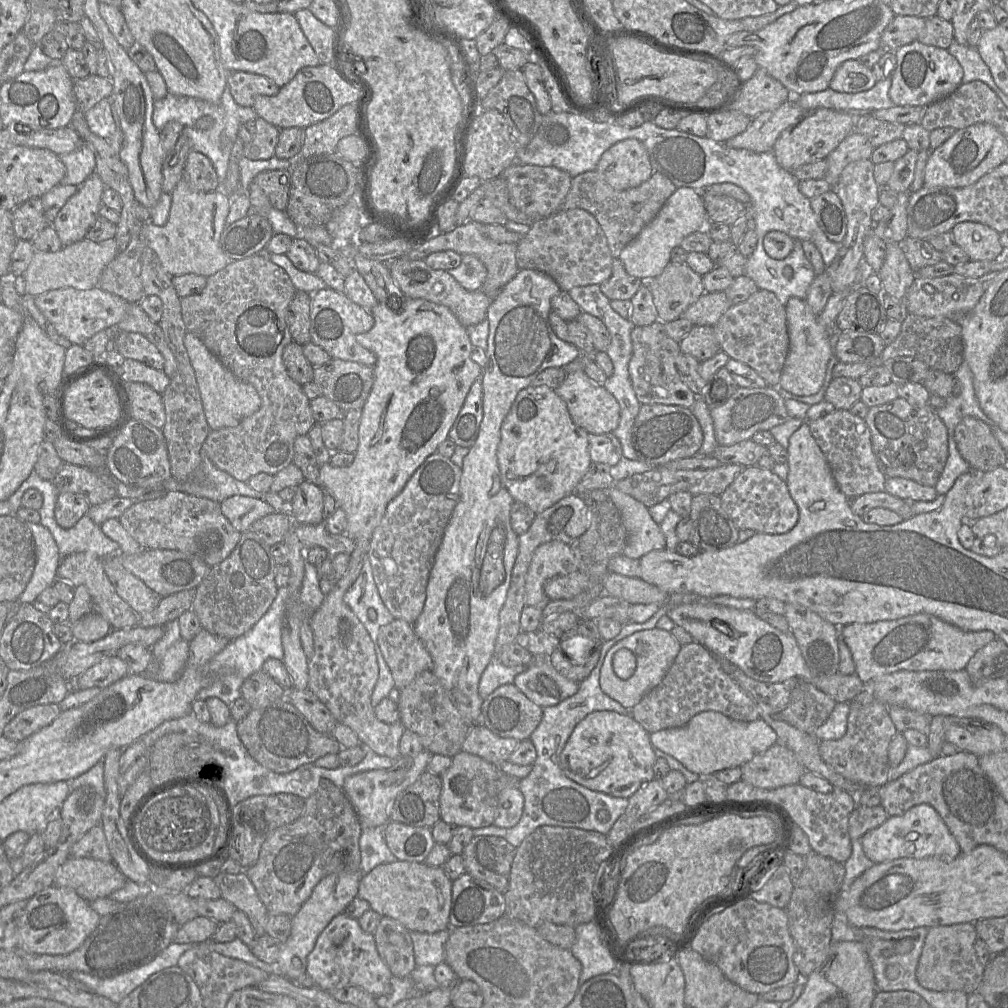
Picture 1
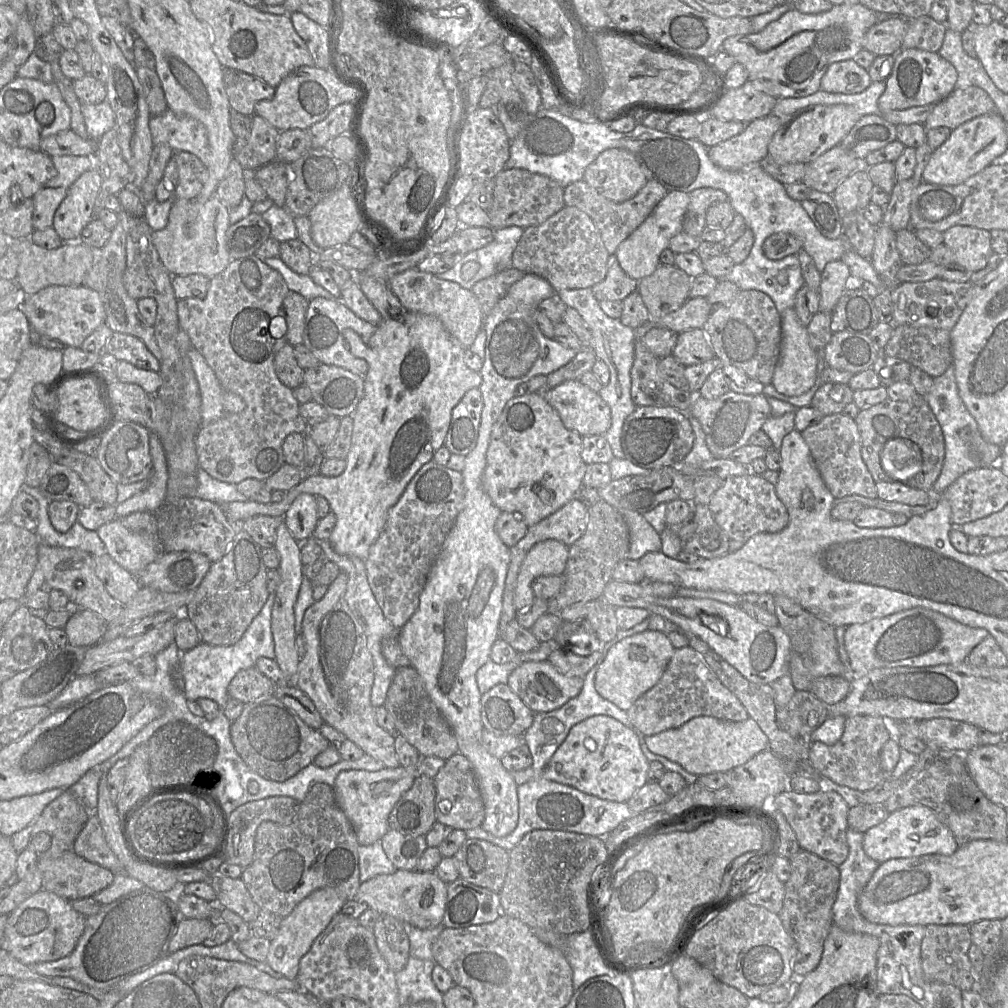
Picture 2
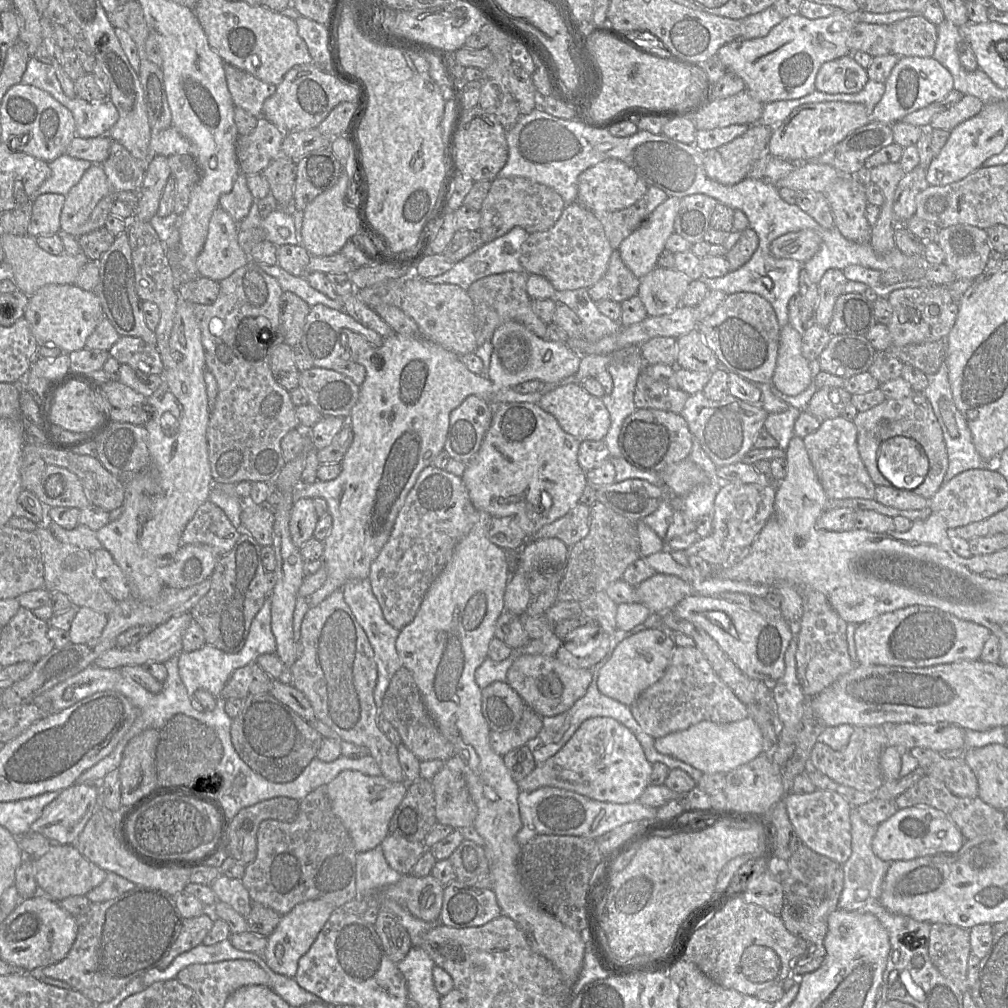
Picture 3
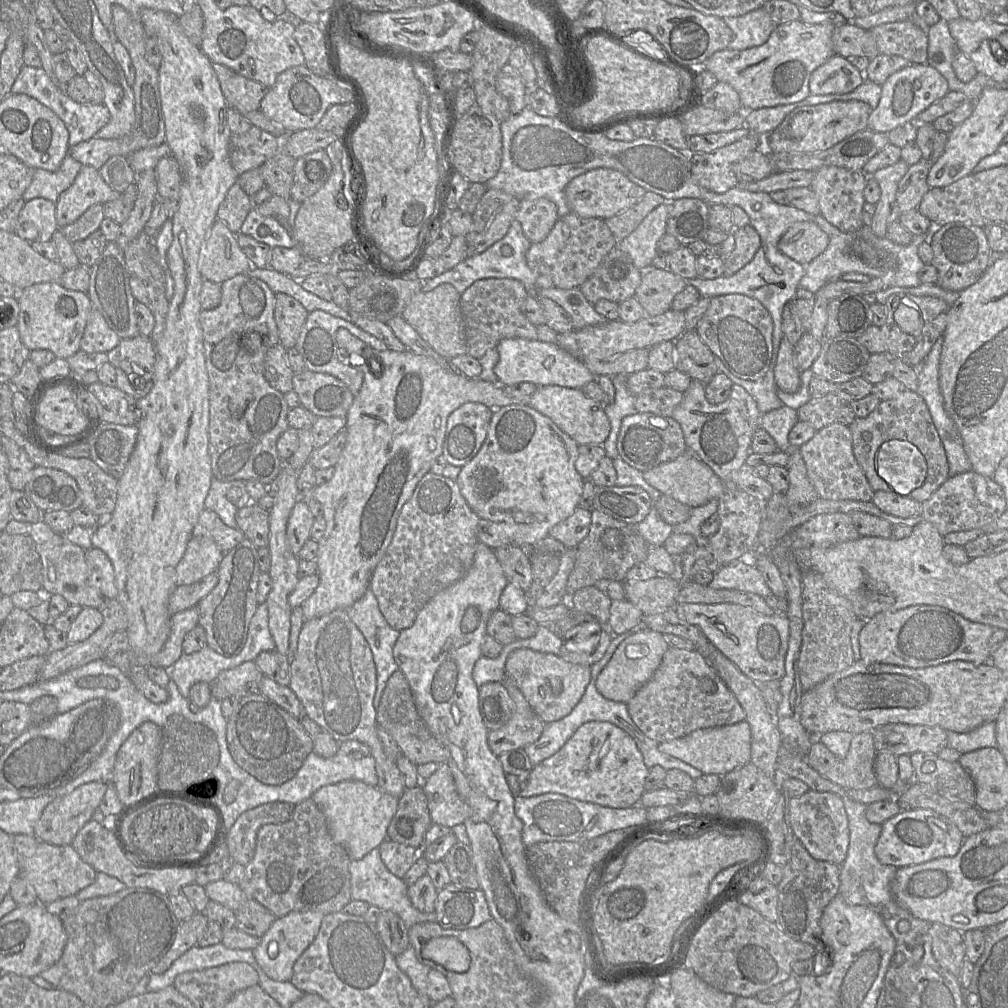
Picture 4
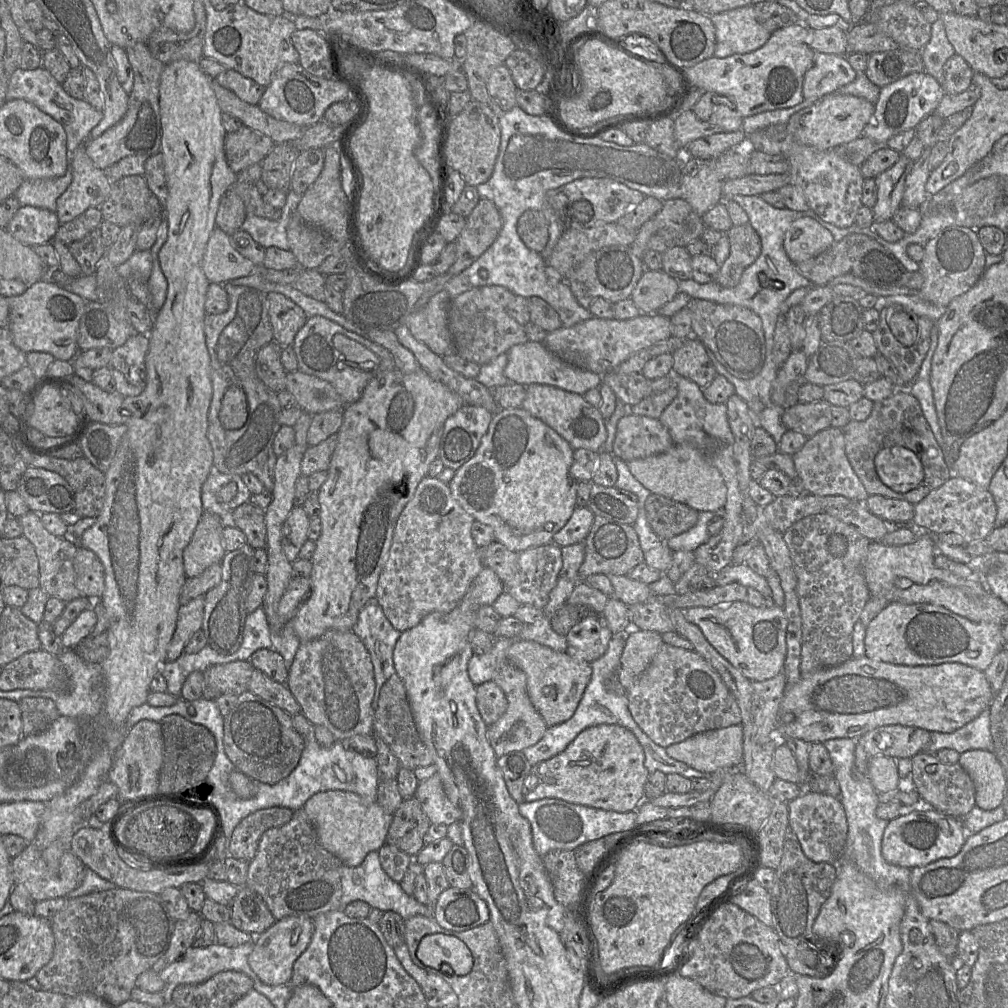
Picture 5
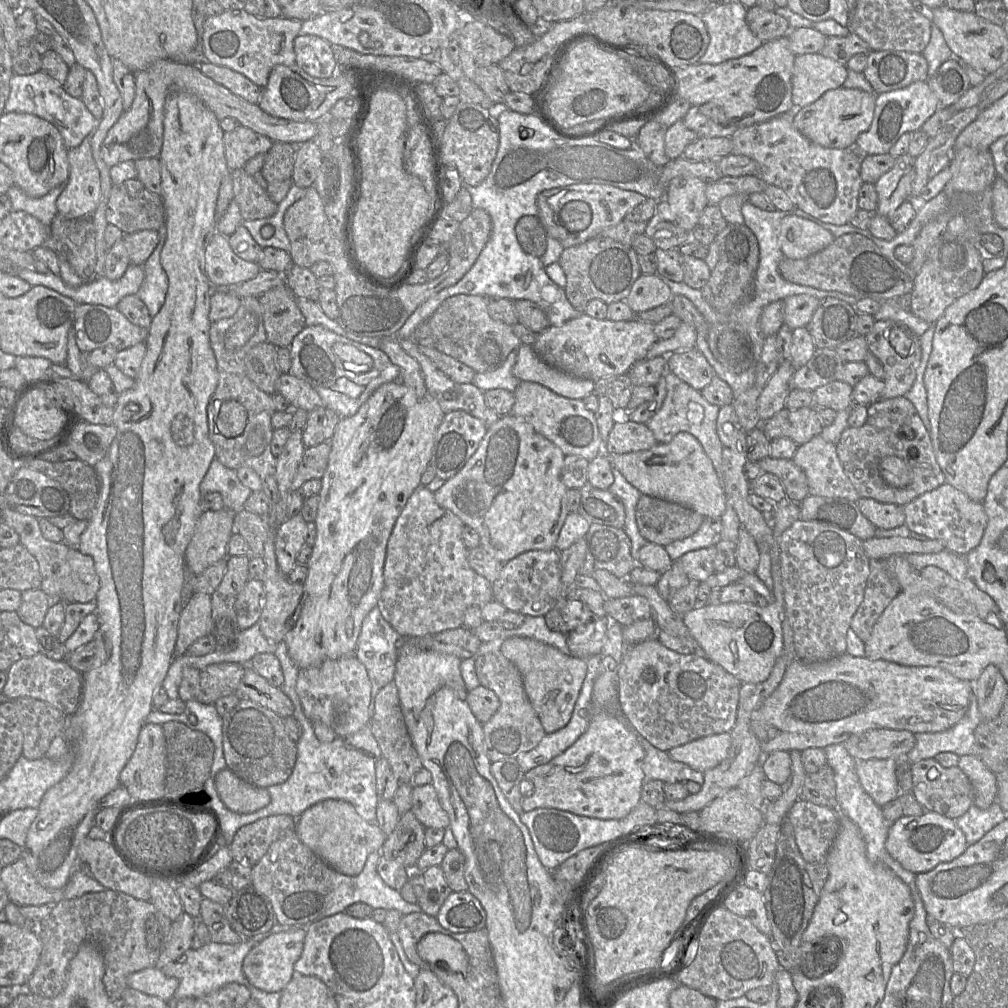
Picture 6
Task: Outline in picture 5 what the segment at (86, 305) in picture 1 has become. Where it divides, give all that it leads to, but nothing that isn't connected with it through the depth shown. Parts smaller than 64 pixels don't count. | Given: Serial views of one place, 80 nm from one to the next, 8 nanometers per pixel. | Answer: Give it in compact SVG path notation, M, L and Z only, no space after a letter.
M42 279L27 285L27 289L19 296L7 297L9 304L9 324L14 345L25 353L32 351L48 352L58 360L71 360L78 351L77 335L79 321L87 300L74 294L51 279Z

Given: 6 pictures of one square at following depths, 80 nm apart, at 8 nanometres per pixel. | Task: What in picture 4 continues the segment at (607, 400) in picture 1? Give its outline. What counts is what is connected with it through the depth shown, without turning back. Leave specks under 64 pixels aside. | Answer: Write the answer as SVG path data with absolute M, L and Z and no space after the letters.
M557 385L539 386L531 396L528 405L549 417L579 445L603 445L609 436L611 424L603 403L587 397L581 389Z

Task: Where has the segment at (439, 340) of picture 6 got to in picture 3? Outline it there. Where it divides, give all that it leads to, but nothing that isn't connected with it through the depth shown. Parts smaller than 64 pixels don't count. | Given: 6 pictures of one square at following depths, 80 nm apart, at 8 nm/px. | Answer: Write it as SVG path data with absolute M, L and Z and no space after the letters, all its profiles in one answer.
M504 272L494 274L472 283L467 289L474 306L475 337L477 347L491 341L493 333L502 324L516 321L523 324L540 338L547 339L547 324L532 310L531 298L527 293L529 273Z

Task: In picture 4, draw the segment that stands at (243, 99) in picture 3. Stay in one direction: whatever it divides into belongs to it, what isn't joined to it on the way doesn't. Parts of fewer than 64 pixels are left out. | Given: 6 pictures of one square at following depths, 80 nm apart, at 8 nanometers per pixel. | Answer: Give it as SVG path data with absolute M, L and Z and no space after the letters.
M212 63L212 67L230 108L236 108L241 113L259 110L269 87L248 79L222 64Z

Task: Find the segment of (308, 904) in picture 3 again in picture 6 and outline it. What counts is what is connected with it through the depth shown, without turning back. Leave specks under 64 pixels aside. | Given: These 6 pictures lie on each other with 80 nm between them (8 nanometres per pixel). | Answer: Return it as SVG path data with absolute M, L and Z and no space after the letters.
M291 927L273 933L254 946L245 956L242 971L249 983L268 992L281 992L294 974L294 964L301 956L306 935L306 927Z

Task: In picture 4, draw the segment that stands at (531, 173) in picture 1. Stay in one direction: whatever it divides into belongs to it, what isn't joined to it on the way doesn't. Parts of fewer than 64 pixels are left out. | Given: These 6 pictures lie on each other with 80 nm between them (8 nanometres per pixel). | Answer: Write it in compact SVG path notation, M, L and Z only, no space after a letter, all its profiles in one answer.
M488 189L472 214L473 225L465 235L466 257L481 254L508 232L514 220L520 222L525 237L530 243L543 241L558 220L557 206L547 198L518 199L502 190Z

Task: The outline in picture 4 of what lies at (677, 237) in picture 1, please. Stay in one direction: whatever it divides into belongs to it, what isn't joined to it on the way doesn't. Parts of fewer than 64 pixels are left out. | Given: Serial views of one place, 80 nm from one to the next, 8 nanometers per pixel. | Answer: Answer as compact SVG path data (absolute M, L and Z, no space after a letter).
M665 202L653 209L639 226L618 244L640 271L651 267L658 250L658 241L666 234L668 216L669 202Z

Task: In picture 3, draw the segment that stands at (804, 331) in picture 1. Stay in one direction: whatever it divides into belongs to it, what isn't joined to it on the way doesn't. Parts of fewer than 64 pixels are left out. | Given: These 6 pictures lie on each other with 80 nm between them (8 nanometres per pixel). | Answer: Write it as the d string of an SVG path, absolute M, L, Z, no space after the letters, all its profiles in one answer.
M786 324L780 331L772 384L788 396L800 394L811 383L810 362L803 357L801 347L802 335Z

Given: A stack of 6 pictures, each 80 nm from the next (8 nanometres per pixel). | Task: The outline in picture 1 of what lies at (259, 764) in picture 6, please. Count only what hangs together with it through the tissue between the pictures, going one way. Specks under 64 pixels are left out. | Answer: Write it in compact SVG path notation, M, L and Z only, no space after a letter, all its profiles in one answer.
M286 698L275 701L268 706L251 709L237 722L237 734L248 754L260 765L278 773L289 773L298 767L314 763L327 754L338 754L342 746L330 734L315 730L302 713Z

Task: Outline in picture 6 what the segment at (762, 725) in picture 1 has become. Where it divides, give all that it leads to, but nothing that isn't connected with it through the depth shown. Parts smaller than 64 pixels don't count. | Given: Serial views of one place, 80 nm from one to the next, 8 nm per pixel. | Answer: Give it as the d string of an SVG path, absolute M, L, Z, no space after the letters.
M725 732L692 740L671 748L667 753L674 761L705 772L720 764L727 757L731 743L730 733Z

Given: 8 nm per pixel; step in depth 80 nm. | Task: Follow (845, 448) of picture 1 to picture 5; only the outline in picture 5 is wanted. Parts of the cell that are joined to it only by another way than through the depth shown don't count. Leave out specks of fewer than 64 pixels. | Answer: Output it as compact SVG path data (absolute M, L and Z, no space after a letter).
M828 427L819 431L809 438L792 458L802 491L816 496L843 496L858 502L864 502L869 497L847 459L841 428Z

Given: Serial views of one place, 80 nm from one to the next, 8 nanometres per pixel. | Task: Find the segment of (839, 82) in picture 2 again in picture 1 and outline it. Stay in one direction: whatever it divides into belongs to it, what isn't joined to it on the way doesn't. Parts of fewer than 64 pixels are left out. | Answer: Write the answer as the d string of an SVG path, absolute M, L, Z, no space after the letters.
M850 59L836 69L829 88L837 92L857 93L871 89L876 82L872 69L861 64L858 59Z

